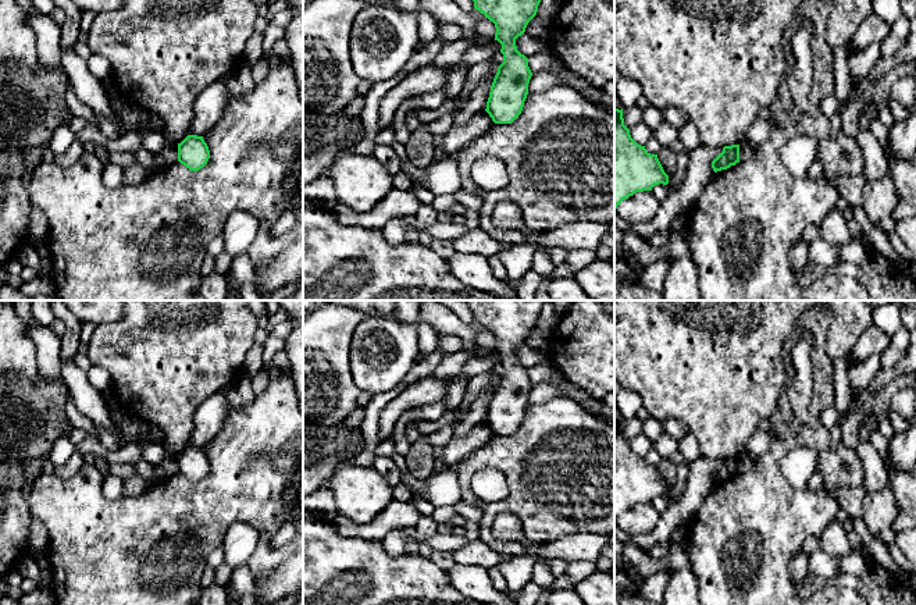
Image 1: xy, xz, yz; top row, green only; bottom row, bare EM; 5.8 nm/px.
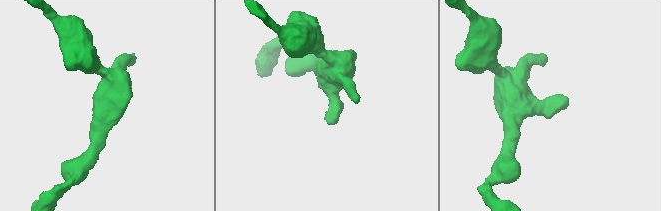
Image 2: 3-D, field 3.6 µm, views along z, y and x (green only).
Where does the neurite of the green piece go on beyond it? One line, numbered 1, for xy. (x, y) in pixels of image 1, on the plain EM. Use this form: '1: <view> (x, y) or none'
1: none

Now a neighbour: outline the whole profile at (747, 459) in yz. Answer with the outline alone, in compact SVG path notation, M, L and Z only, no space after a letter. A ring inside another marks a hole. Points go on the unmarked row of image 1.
M745 448L739 455L739 473L748 471L755 465L756 459L758 458Z

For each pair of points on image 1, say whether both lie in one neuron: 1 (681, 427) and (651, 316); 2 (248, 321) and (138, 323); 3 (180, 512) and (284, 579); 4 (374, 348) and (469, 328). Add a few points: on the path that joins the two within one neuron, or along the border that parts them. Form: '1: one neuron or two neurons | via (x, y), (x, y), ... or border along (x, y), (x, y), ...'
1: two neurons | border along (662, 420), (670, 417), (680, 419), (690, 430)
2: one neuron | via (220, 327), (186, 330), (182, 334), (161, 334)
3: two neurons | border along (288, 557), (257, 583)
4: one neuron | via (398, 341), (421, 317), (441, 317), (445, 321)

